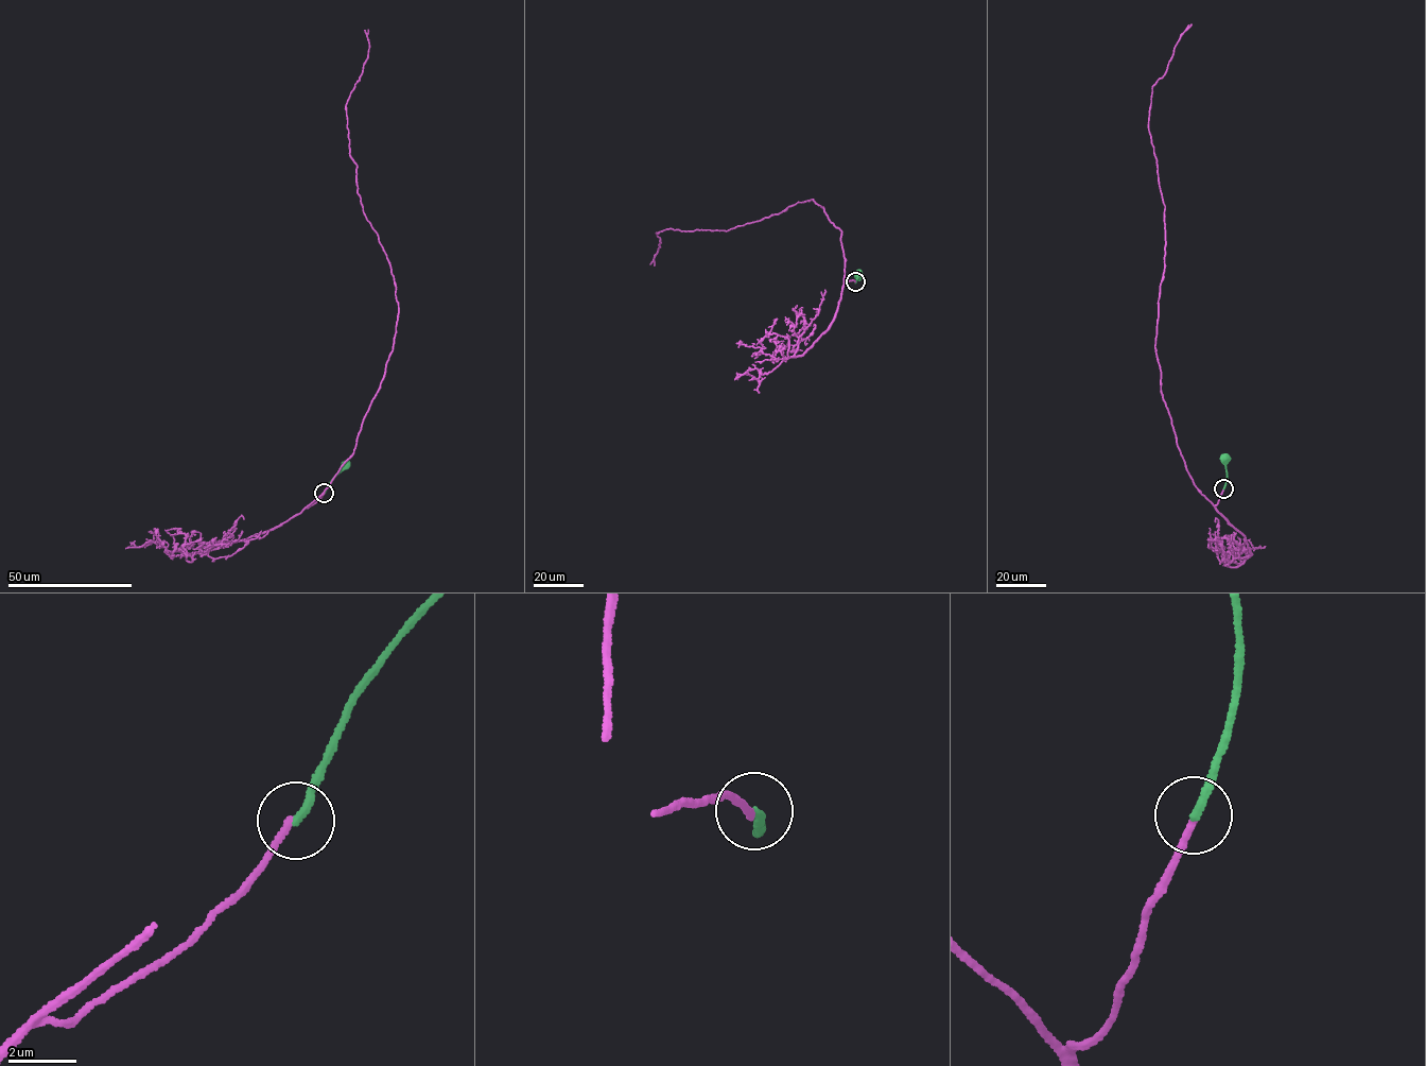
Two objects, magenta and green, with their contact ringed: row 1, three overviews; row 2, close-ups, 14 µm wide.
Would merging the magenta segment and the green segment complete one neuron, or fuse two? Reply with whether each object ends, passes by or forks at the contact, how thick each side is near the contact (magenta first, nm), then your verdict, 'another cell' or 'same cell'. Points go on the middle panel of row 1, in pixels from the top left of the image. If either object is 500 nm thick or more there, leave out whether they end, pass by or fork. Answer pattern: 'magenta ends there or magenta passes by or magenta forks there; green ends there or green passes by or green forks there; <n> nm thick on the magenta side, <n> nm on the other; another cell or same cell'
magenta ends there; green ends there; 200 nm thick on the magenta side, 240 nm on the other; same cell

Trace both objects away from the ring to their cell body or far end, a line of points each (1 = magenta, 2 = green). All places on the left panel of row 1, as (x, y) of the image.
1: (324, 493), (306, 508), (353, 453), (398, 320), (394, 276), (363, 212), (347, 126), (367, 30)
2: (324, 493), (345, 465)

